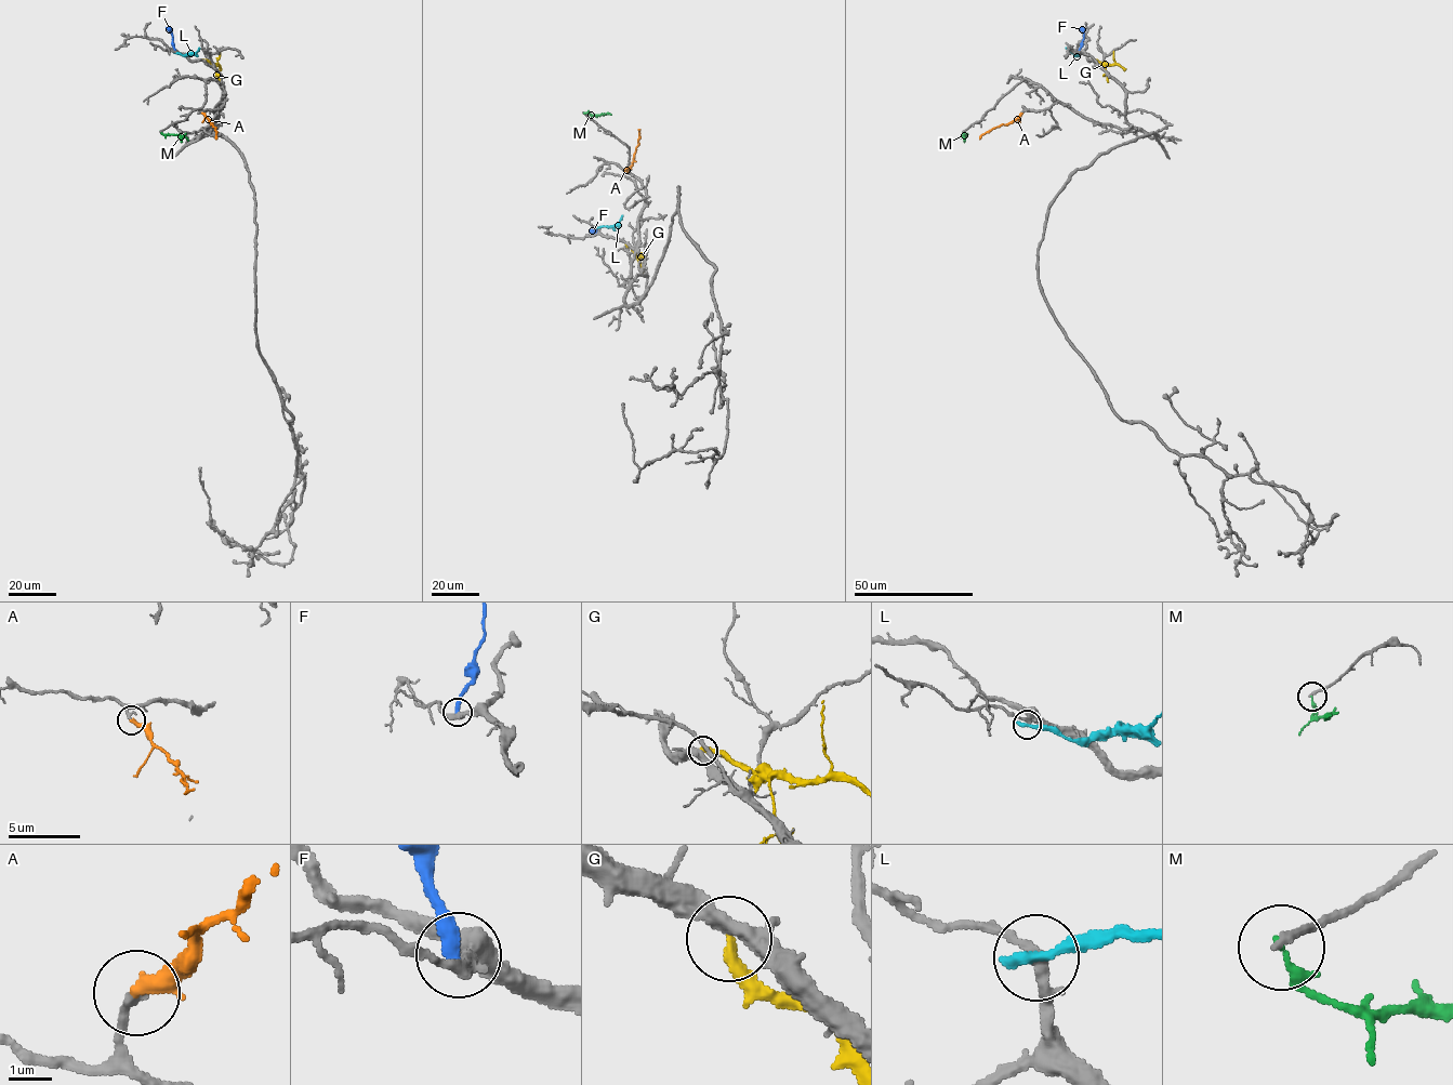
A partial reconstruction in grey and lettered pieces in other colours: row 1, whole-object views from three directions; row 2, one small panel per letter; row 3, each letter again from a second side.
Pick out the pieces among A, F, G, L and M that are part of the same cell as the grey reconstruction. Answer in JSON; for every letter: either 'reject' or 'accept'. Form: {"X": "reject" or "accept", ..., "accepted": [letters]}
{"A": "accept", "F": "reject", "G": "reject", "L": "reject", "M": "reject", "accepted": ["A"]}

